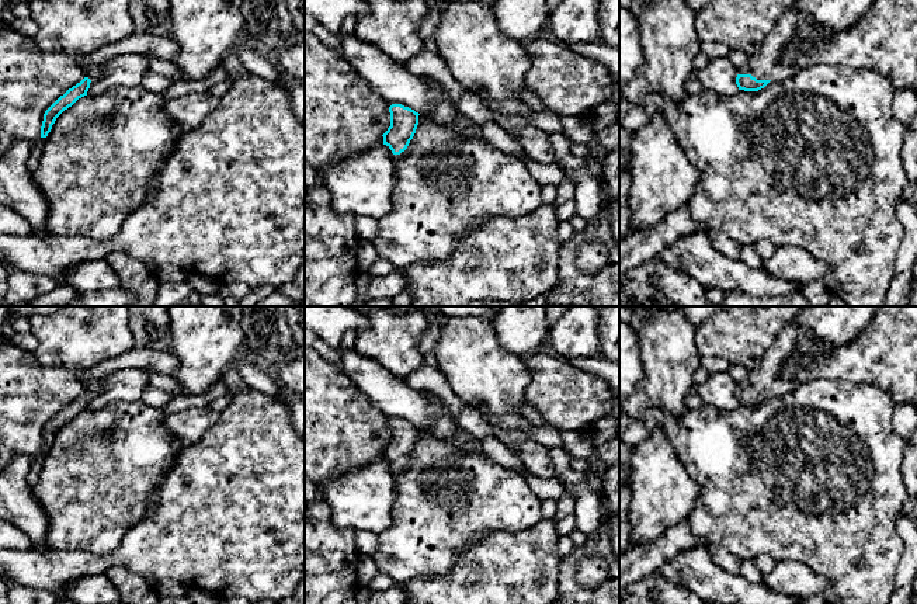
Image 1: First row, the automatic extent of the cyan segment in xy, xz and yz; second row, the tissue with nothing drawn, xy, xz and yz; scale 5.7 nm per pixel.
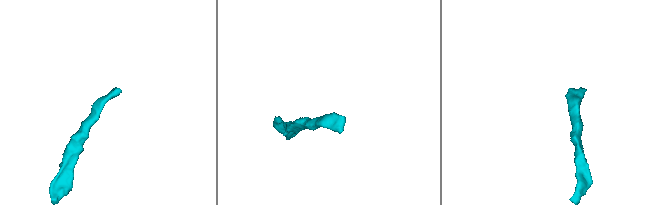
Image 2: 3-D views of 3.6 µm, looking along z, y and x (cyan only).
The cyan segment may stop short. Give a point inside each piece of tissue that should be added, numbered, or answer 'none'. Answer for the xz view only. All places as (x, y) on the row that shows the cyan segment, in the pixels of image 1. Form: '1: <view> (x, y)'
none

